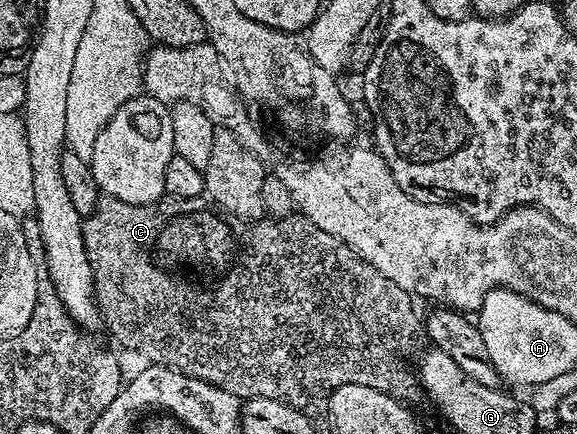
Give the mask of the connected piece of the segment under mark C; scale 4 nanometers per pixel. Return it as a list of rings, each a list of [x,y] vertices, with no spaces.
[[[102,195],[98,198],[98,206],[94,208],[94,212],[82,222],[84,247],[92,263],[94,297],[98,301],[100,317],[104,325],[110,328],[111,335],[124,348],[131,349],[134,353],[143,353],[147,362],[168,365],[171,369],[178,369],[190,377],[212,383],[240,399],[263,397],[279,401],[280,398],[286,397],[284,403],[288,403],[294,409],[302,405],[306,397],[314,397],[314,393],[322,393],[322,389],[330,389],[330,385],[338,386],[338,381],[344,381],[347,385],[367,385],[390,394],[394,389],[394,379],[413,379],[415,374],[411,366],[406,366],[405,357],[413,358],[419,352],[418,333],[420,337],[424,329],[423,322],[420,317],[418,321],[418,313],[414,310],[415,298],[408,291],[396,287],[392,279],[380,275],[380,271],[376,271],[376,267],[372,267],[372,263],[365,261],[355,249],[350,249],[336,235],[320,231],[316,223],[301,215],[247,223],[242,219],[227,219],[213,208],[210,210],[194,207],[194,201],[181,201],[175,197],[166,197],[147,205],[133,205],[115,197]]]

